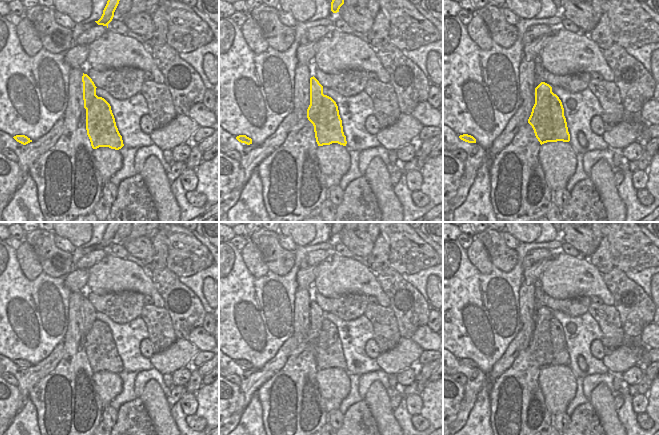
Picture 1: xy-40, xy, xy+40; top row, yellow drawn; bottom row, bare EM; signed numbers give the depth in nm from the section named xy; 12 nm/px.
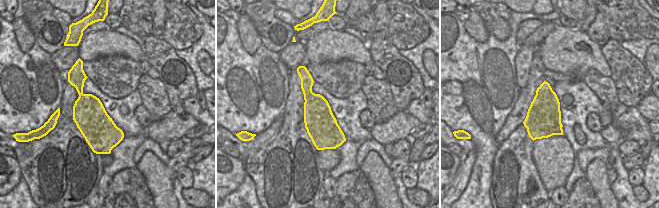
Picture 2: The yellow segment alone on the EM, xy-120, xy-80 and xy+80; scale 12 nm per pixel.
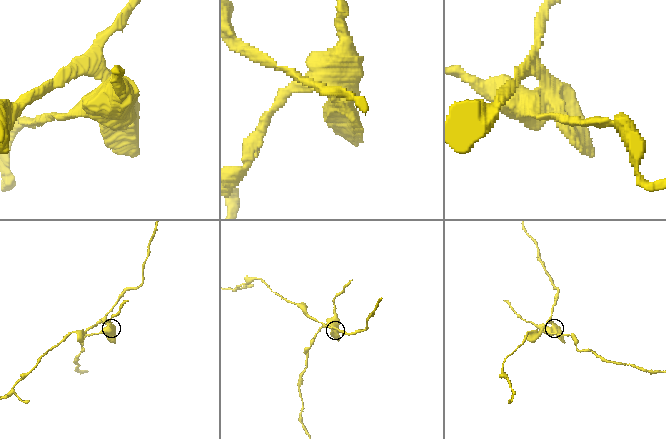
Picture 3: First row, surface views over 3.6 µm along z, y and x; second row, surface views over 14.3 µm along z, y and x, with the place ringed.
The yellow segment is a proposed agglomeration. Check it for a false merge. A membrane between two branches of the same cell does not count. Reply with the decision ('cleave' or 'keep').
cleave

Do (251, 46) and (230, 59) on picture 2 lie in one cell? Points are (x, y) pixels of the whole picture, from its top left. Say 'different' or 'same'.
different

